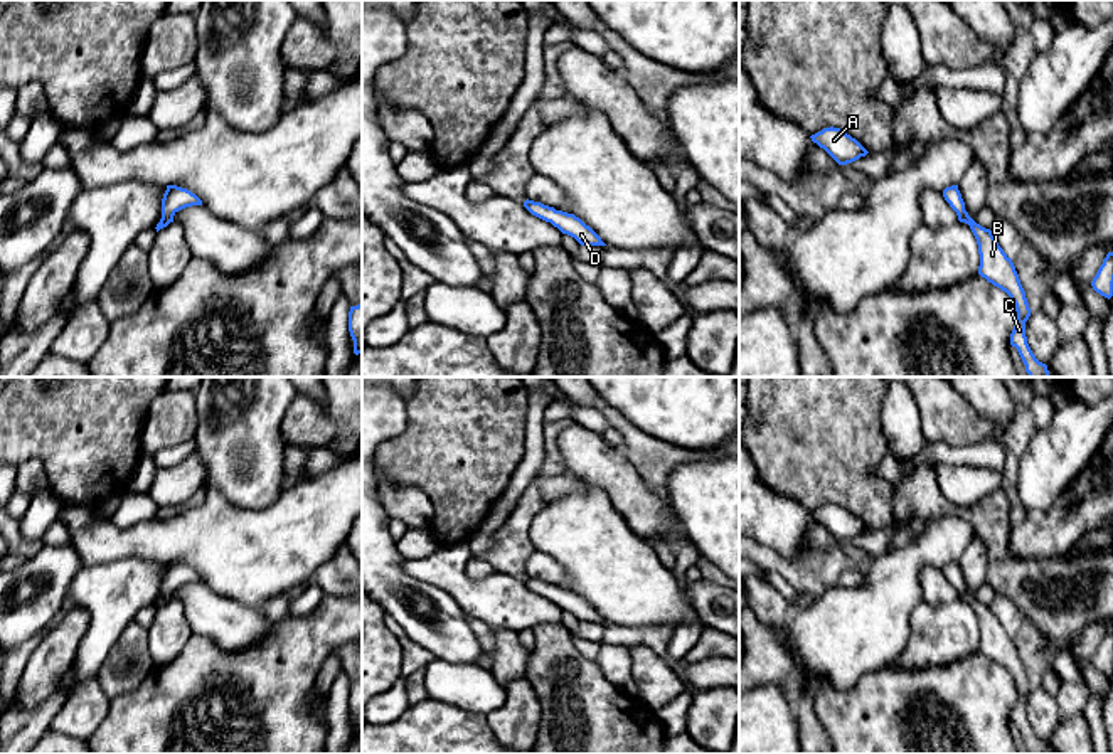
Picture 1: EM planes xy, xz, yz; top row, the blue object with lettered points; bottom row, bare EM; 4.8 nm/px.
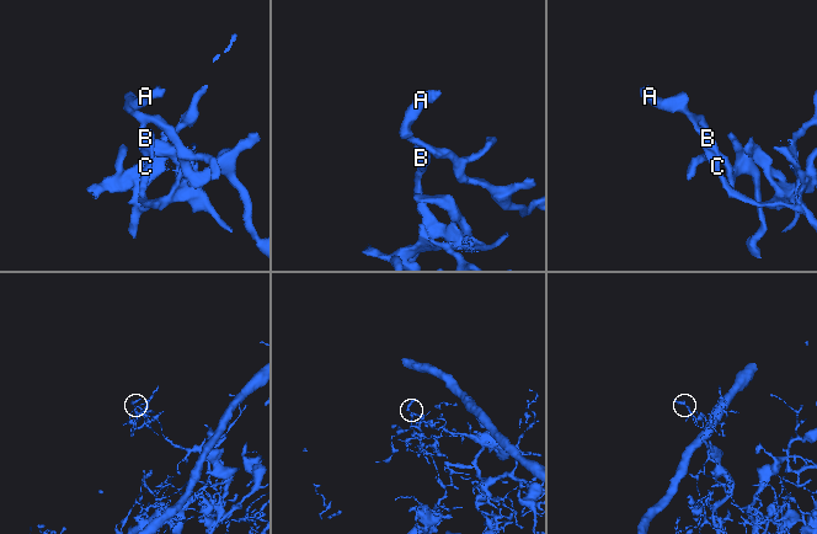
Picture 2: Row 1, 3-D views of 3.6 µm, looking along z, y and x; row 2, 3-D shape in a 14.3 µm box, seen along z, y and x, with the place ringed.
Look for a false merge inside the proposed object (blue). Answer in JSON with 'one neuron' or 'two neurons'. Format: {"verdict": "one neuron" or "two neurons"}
{"verdict": "one neuron"}

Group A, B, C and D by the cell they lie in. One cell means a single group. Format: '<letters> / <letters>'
A B C D

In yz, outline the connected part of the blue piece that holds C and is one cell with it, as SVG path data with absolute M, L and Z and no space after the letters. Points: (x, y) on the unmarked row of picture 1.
M958 562L946 564L943 567L943 574L956 589L958 597L970 603L977 616L980 631L978 651L993 663L1005 668L1015 682L1017 702L1010 710L1010 722L1017 725L1025 742L1025 749L1029 751L1029 754L1051 754L1047 742L1036 735L1027 720L1025 698L1030 693L1030 685L1012 636L999 623L992 608L982 604L968 592Z

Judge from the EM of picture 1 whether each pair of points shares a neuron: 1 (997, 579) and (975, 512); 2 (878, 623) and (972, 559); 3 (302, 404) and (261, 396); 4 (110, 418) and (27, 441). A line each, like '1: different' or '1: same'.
1: same
2: different
3: different
4: same

